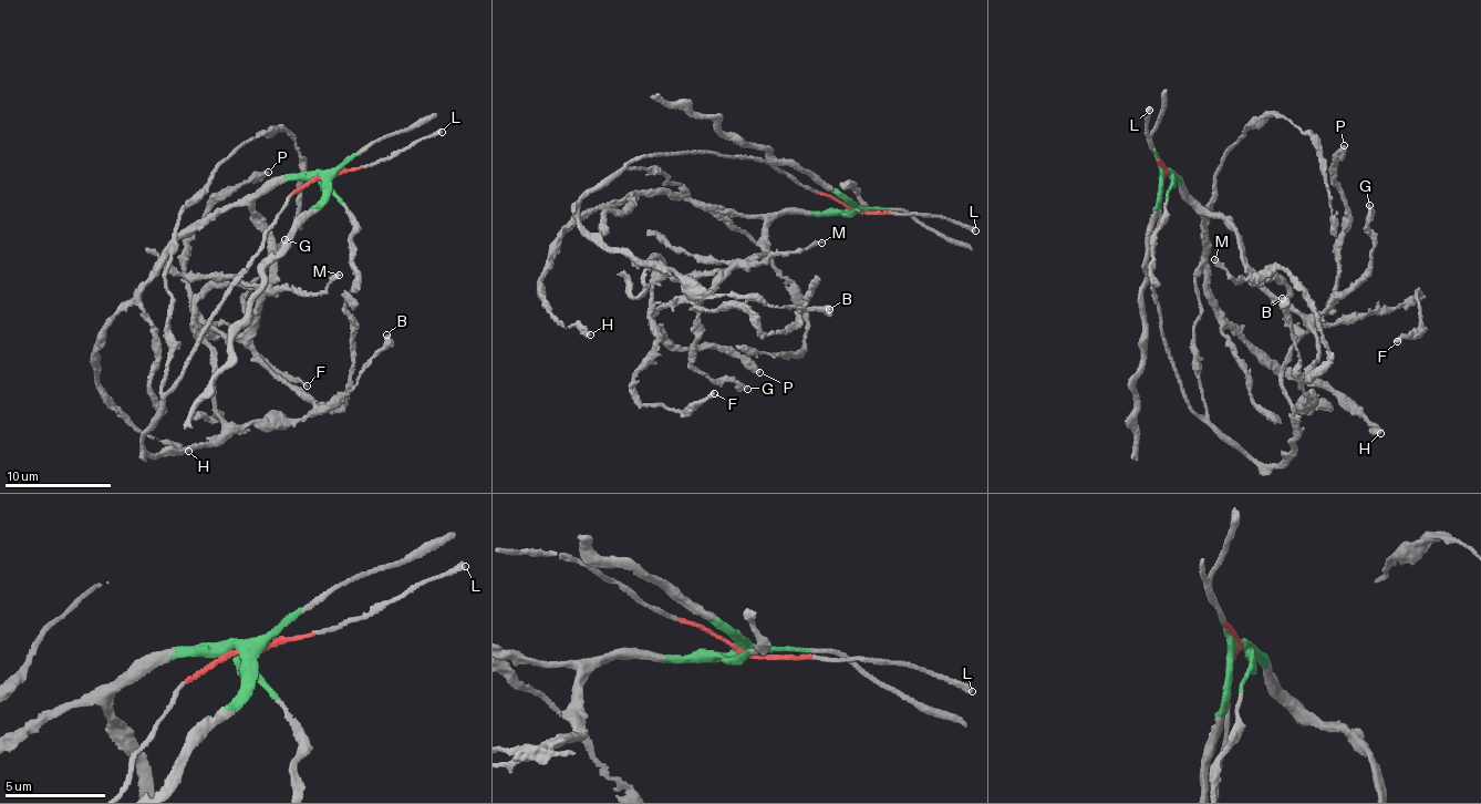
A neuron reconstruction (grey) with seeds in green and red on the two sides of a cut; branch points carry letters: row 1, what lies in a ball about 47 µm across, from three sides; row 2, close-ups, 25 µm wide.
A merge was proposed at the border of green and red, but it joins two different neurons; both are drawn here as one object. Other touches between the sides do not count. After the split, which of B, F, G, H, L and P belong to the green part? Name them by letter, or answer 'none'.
G, H, P

